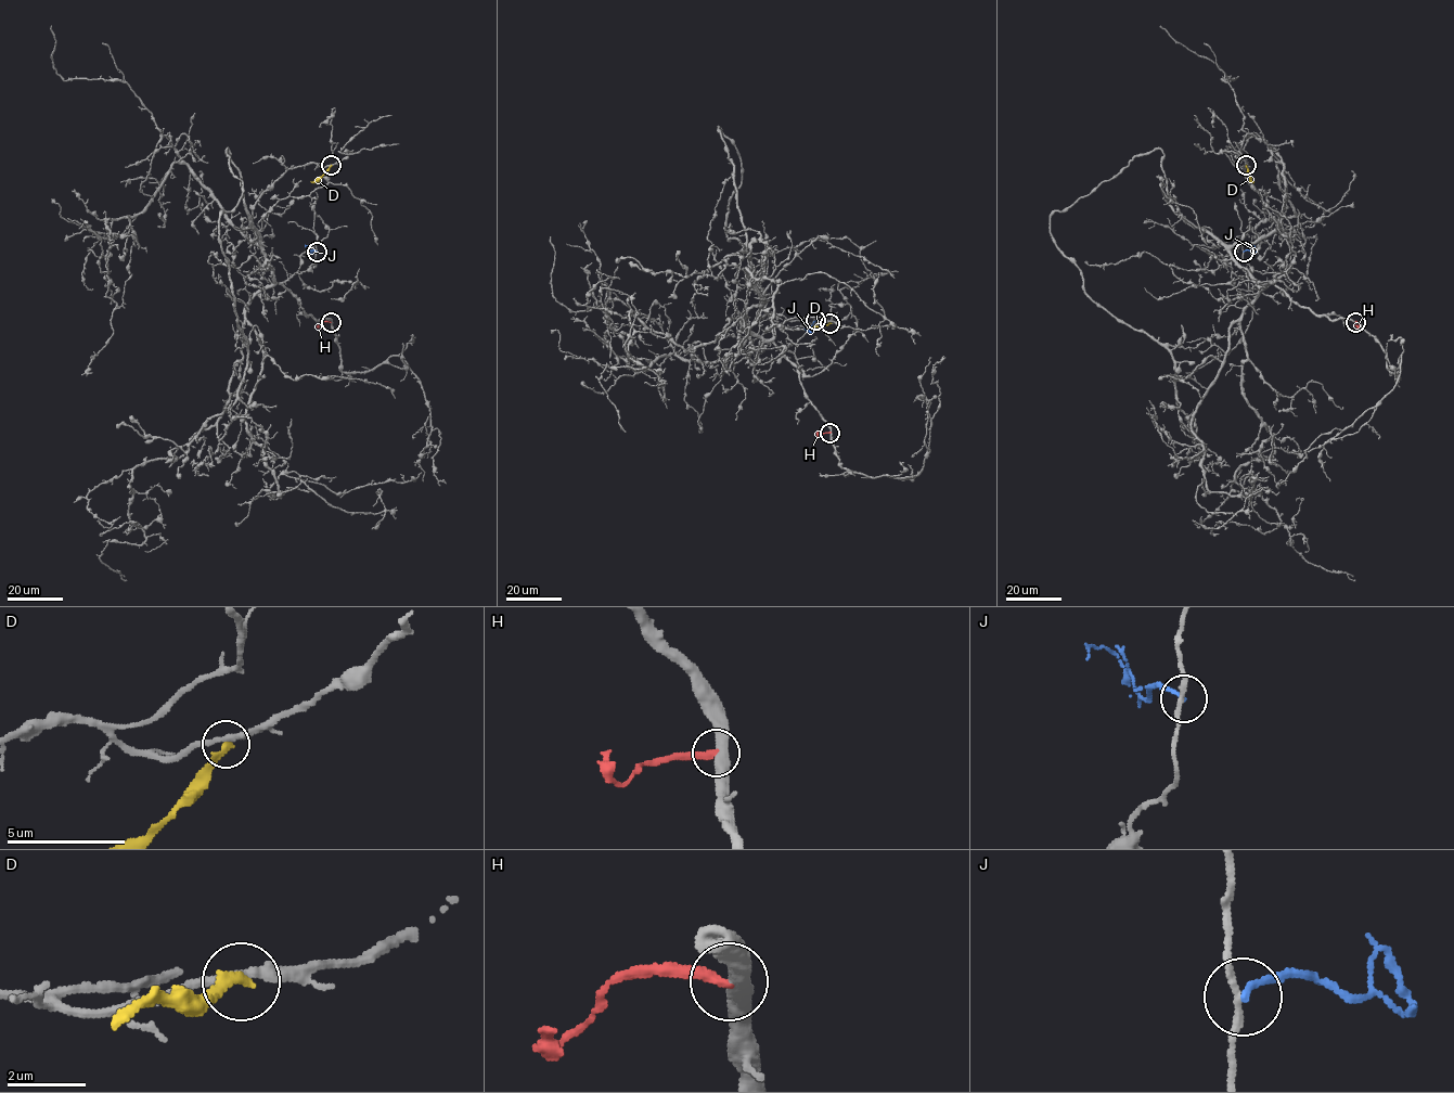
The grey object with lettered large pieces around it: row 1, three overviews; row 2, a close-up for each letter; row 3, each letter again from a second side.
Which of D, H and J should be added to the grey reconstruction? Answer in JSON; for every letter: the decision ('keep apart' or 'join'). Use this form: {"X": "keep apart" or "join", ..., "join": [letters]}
{"D": "keep apart", "H": "keep apart", "J": "keep apart", "join": []}

